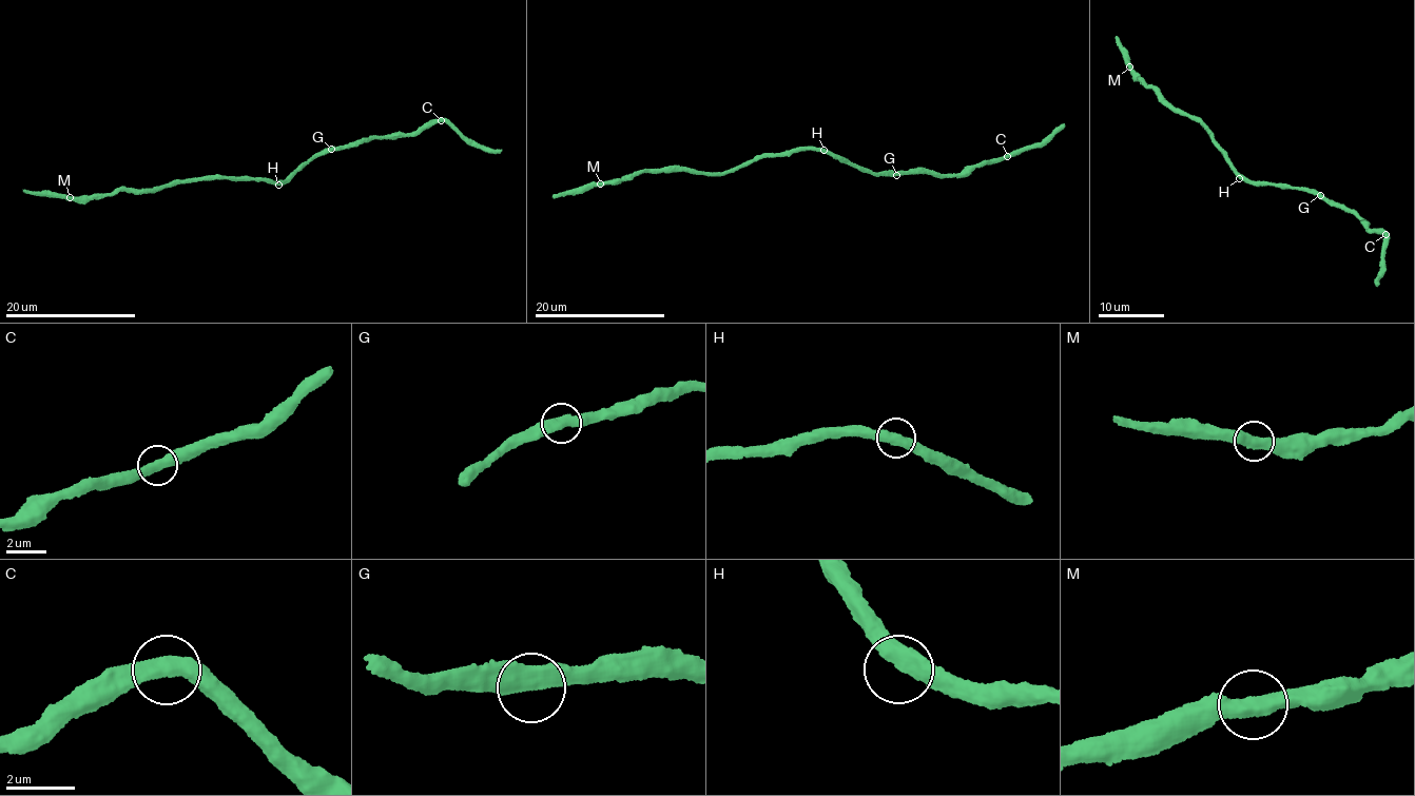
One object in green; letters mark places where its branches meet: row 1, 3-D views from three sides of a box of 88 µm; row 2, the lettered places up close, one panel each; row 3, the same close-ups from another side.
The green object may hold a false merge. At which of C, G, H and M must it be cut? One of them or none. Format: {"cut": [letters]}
{"cut": []}

